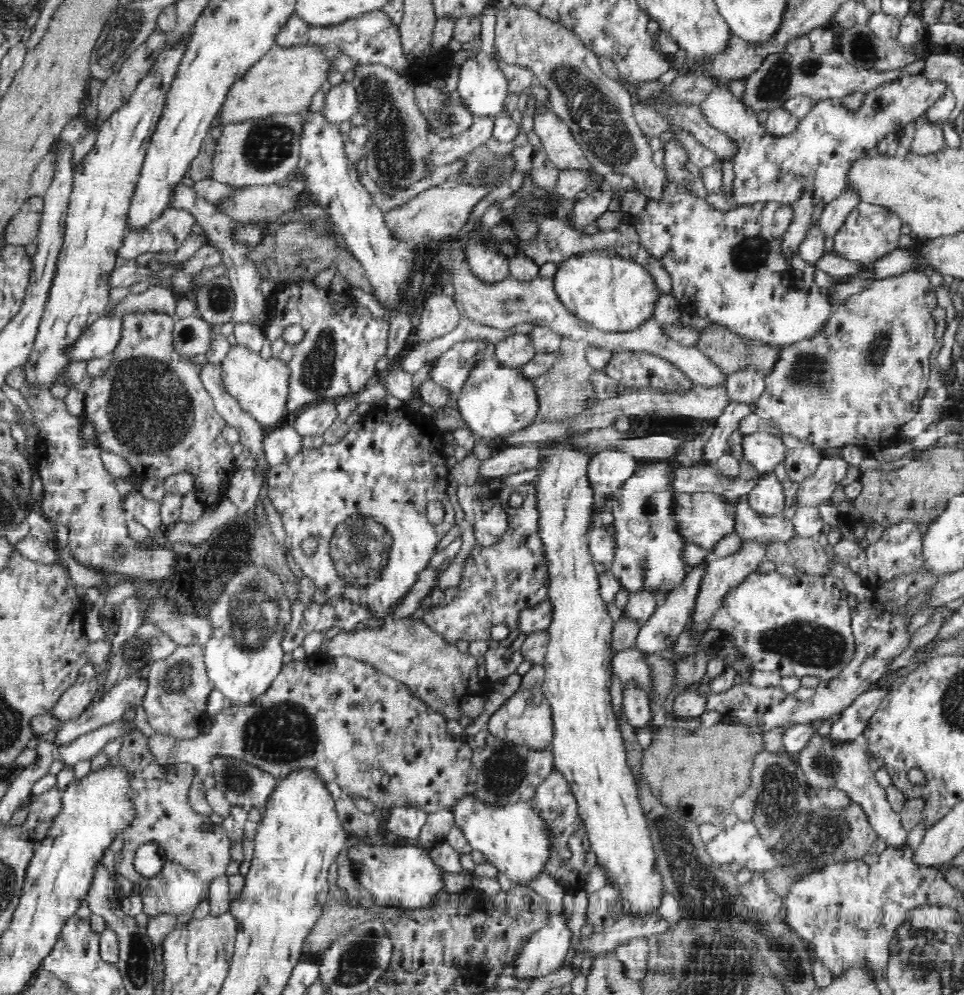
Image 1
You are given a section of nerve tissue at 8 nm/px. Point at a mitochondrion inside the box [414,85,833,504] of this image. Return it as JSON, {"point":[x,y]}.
{"point":[752,253]}

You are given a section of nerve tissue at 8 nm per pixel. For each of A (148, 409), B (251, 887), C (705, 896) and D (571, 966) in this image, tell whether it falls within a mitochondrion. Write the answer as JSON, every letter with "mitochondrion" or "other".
{"A":"mitochondrion","B":"other","C":"mitochondrion","D":"other"}

